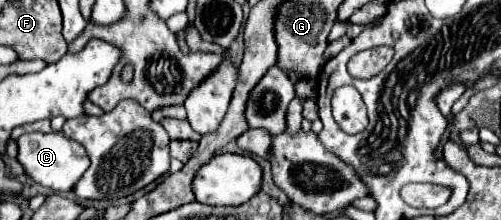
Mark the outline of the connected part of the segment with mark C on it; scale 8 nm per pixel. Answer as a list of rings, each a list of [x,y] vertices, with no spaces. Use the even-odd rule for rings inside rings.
[[[27,133],[19,137],[17,145],[19,145],[17,161],[25,167],[25,173],[33,181],[57,193],[69,193],[75,187],[75,183],[81,179],[81,175],[89,169],[89,157],[85,147],[65,137],[63,133]]]

